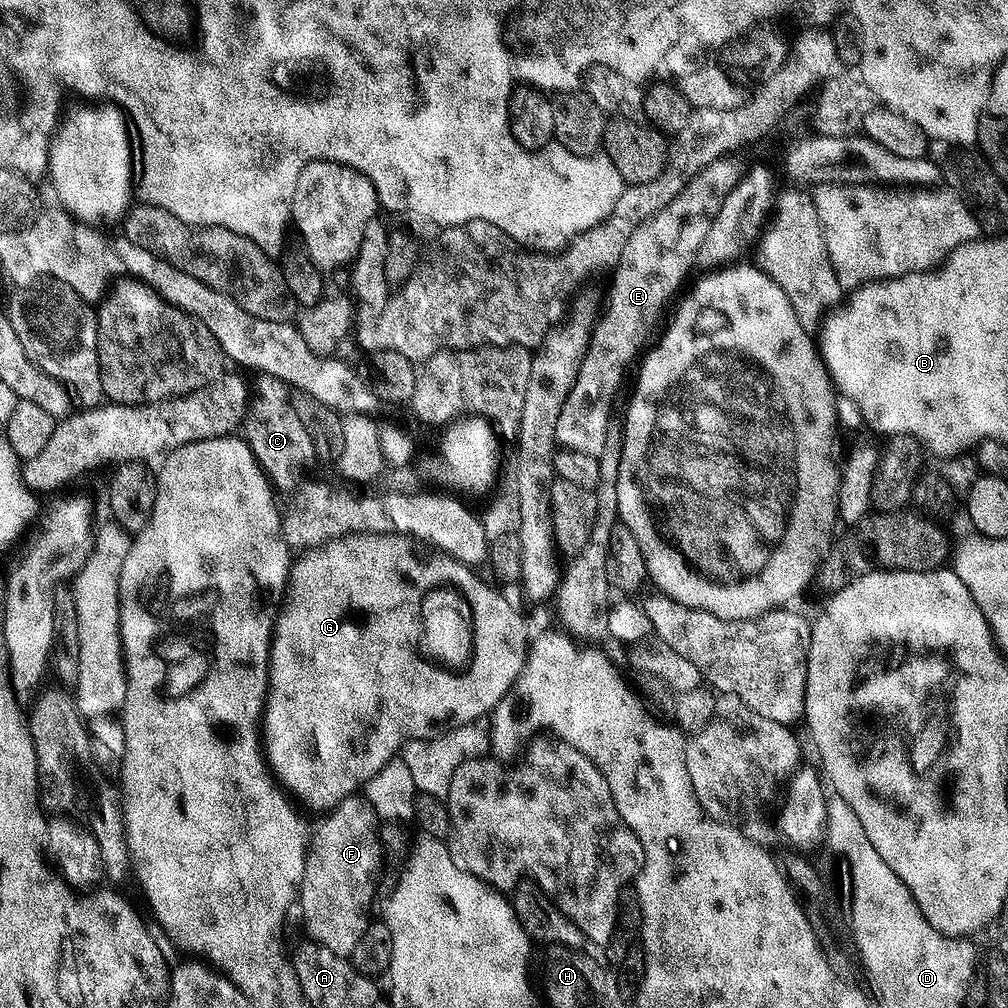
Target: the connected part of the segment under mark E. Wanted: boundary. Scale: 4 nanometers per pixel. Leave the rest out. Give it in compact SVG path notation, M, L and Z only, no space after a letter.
M723 158L710 162L680 193L674 202L662 206L658 214L646 218L634 234L630 234L630 242L626 242L626 250L622 250L620 261L614 265L616 274L612 278L612 290L606 296L606 303L599 313L597 322L592 328L592 337L588 343L586 354L582 358L582 366L578 370L578 378L562 406L562 414L558 414L556 427L556 443L561 449L581 452L584 455L599 457L600 451L606 444L608 425L613 419L612 402L616 398L616 391L624 380L624 374L632 364L632 359L639 352L652 332L652 327L660 318L668 299L683 284L688 271L693 271L698 246L702 246L702 238L706 238L706 230L714 222L718 210L724 199L742 177L742 168L732 161Z

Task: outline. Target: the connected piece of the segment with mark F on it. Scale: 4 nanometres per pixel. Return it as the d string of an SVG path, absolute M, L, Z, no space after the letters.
M353 794L342 798L321 820L317 828L311 829L302 882L298 885L302 928L308 931L309 941L348 958L369 926L368 911L376 896L376 871L382 861L378 817L368 799Z

